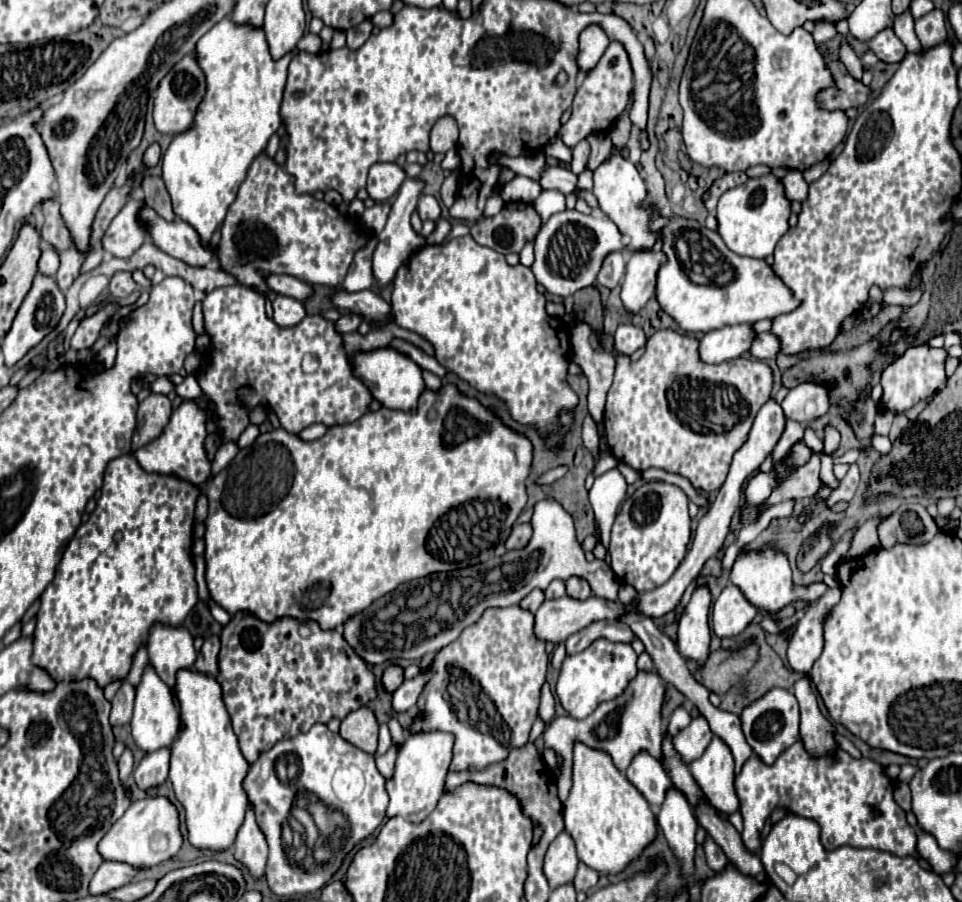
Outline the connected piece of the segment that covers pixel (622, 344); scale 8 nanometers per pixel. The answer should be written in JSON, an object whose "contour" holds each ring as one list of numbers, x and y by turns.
{"contour":[[620,325,614,335,614,345,616,345,618,353,632,355,634,351,638,351,640,347,646,345,646,335,636,325]]}

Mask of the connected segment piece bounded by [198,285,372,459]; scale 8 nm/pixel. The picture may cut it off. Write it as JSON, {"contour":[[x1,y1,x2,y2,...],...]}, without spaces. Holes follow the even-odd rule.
{"contour":[[232,285,214,289,204,297,204,321,206,333,212,337,208,349,212,361,206,375,198,377,198,383,204,395,216,403,220,427,224,429,224,435,218,437,216,425,208,421,206,451,210,459,222,439,236,441,240,437,248,425,248,409,254,405,272,409,282,429,296,435,312,423,324,423,326,427,344,425,366,413,372,395,352,375,334,323,324,321,320,315,306,317,294,327,280,327,266,317,264,297,260,293,244,285],[308,353,314,353,320,361,314,373,304,373,300,365]]}

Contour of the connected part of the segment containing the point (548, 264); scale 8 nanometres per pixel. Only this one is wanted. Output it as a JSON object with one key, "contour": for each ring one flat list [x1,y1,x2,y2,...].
{"contour":[[562,211,552,215,534,239,534,263,532,273,548,293,560,297,572,297,578,289,594,285,604,257,622,249,618,227,606,215,584,215,578,211]]}

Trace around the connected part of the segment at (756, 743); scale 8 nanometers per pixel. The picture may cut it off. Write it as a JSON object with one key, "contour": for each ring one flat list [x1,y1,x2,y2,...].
{"contour":[[772,689,764,697,760,697,756,703,746,707,742,711,742,731,746,735,748,745,752,751,766,763,774,765,774,761,800,739,800,709,798,709,798,699,794,697,792,691,788,689]]}

